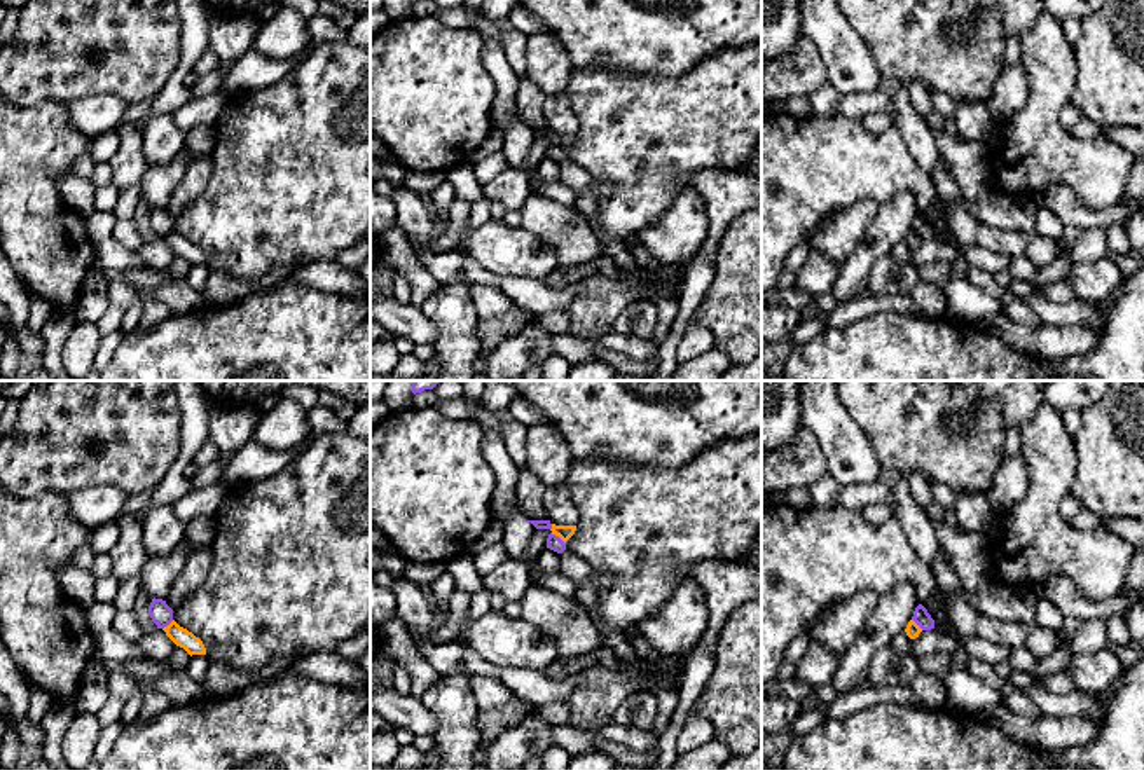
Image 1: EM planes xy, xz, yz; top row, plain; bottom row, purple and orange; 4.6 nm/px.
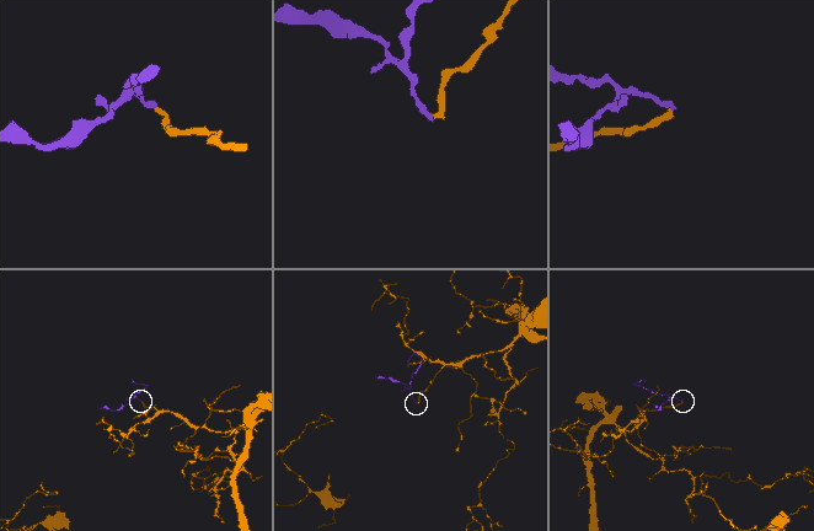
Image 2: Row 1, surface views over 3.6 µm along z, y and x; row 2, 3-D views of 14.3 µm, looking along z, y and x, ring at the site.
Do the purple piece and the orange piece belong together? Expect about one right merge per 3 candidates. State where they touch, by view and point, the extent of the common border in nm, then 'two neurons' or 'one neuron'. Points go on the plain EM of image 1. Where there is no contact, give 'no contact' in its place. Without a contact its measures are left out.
xz (558, 145) | 90 nm | two neurons

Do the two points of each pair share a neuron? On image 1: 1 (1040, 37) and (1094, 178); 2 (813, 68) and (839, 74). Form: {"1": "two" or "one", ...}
{"1": "one", "2": "two"}

